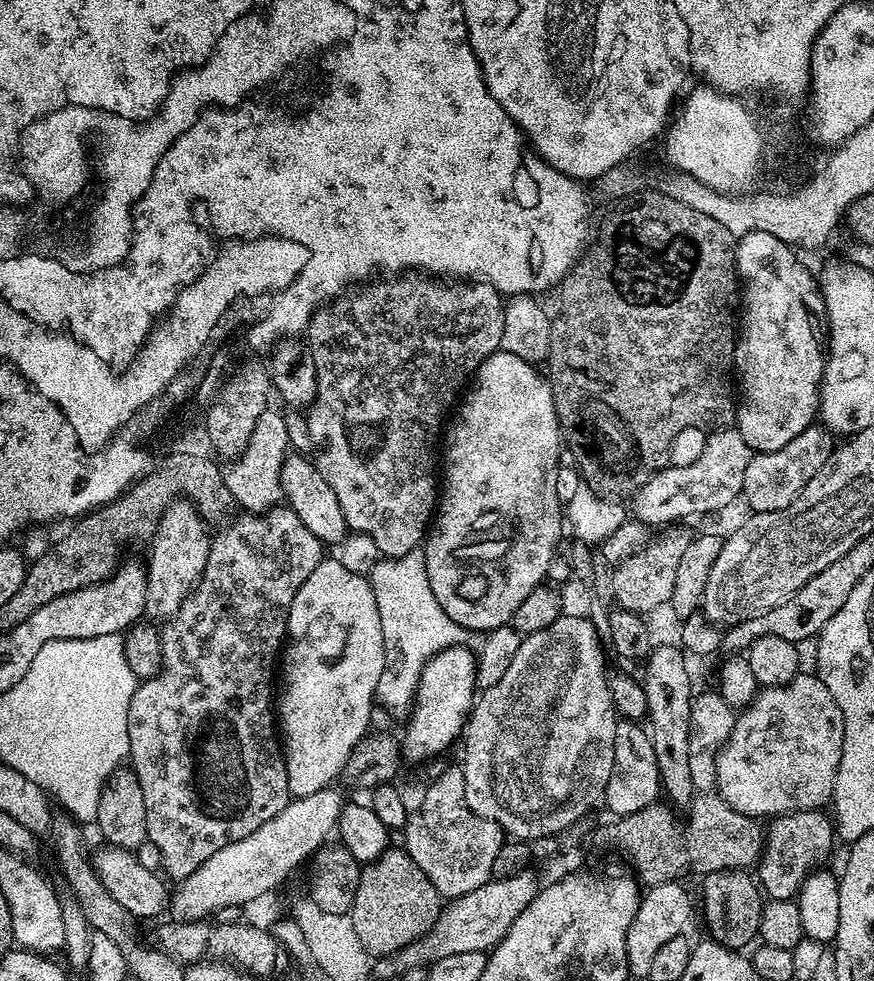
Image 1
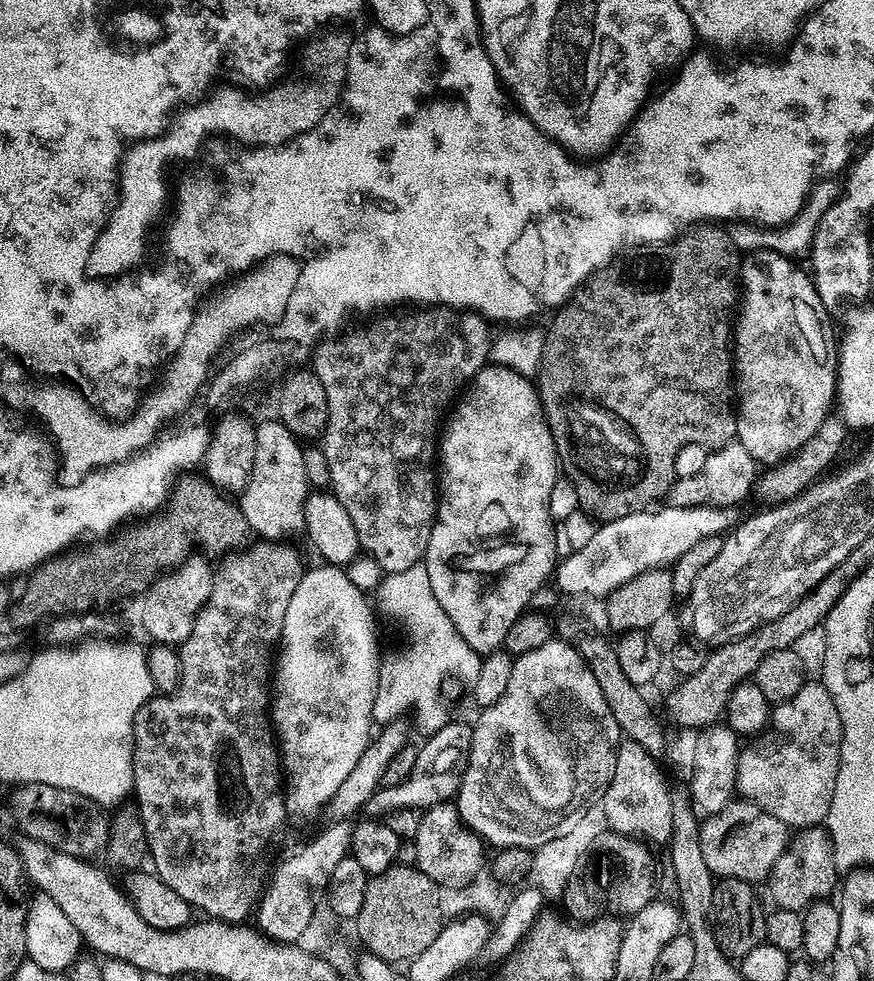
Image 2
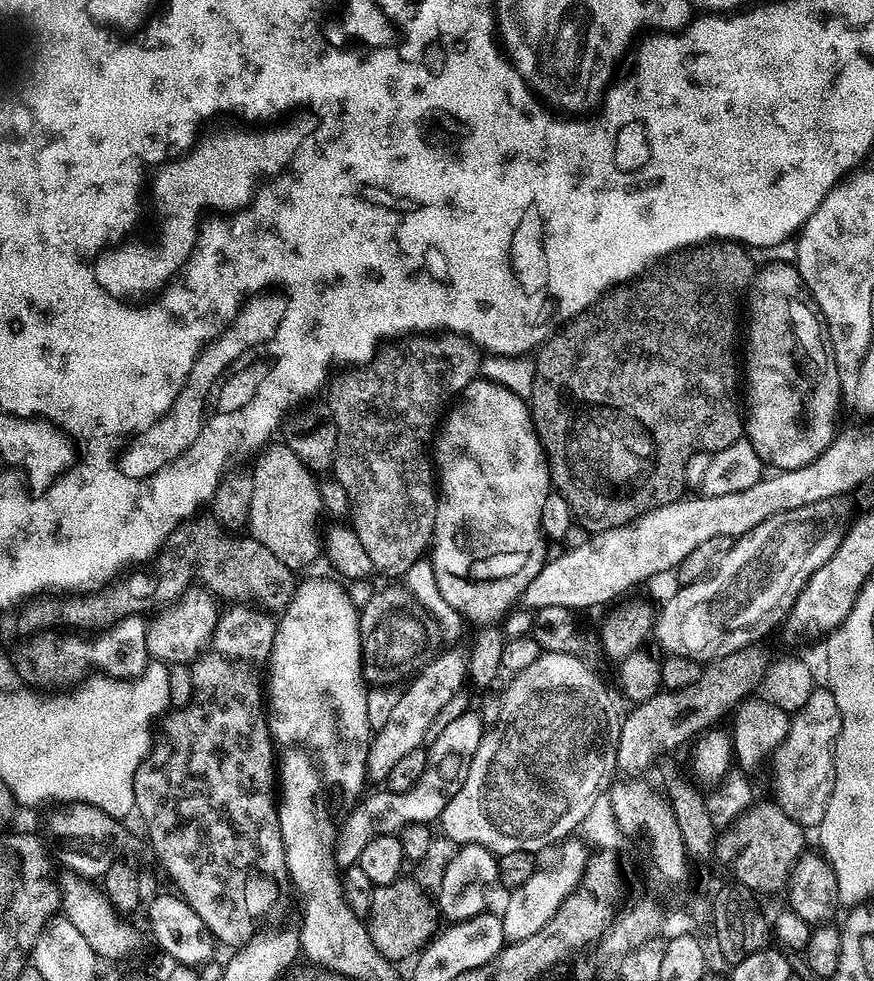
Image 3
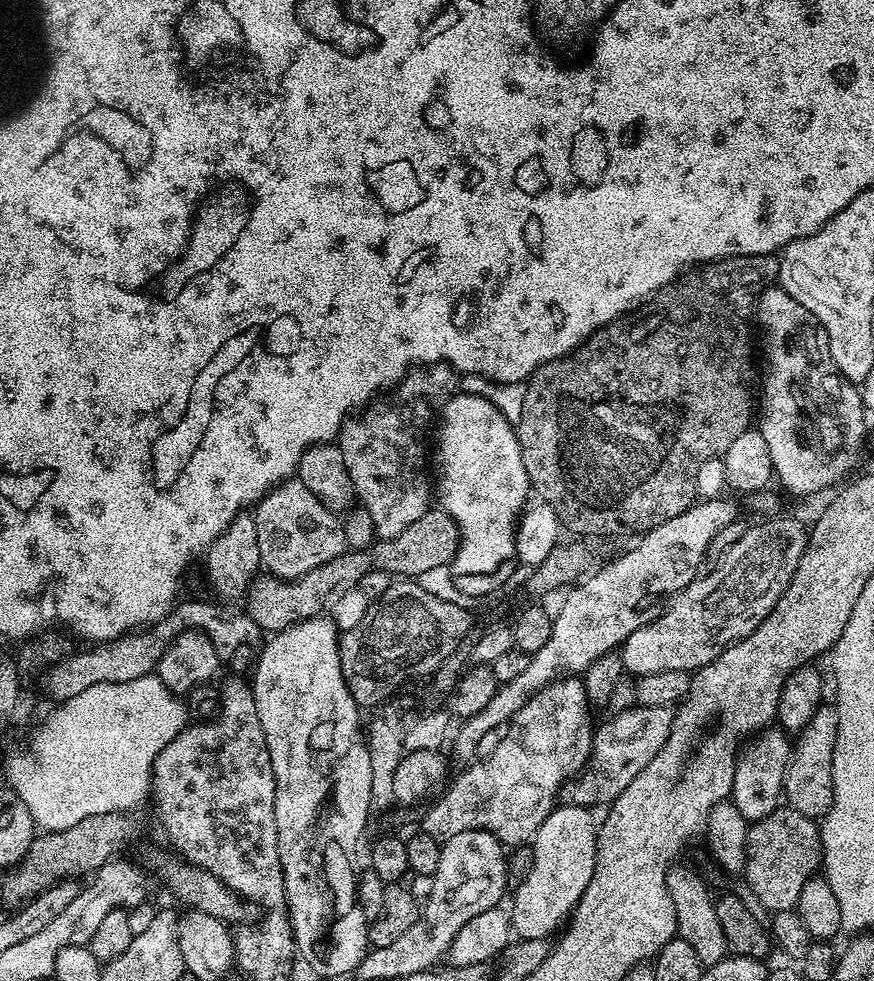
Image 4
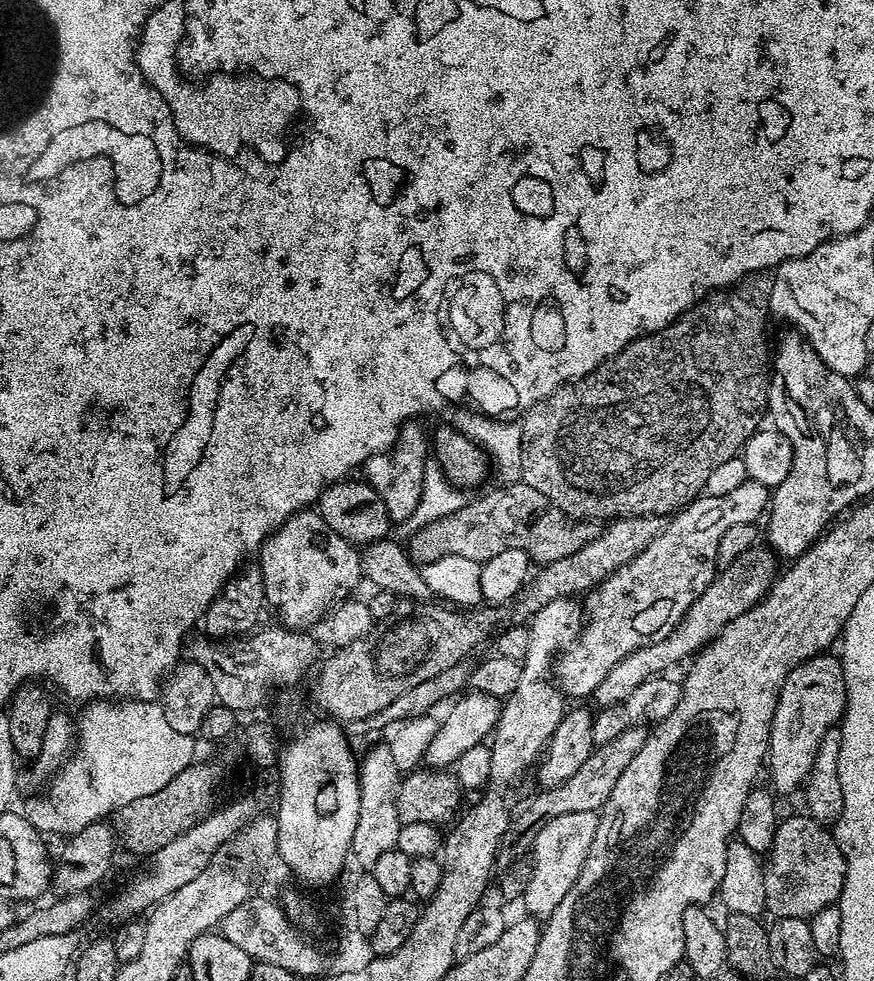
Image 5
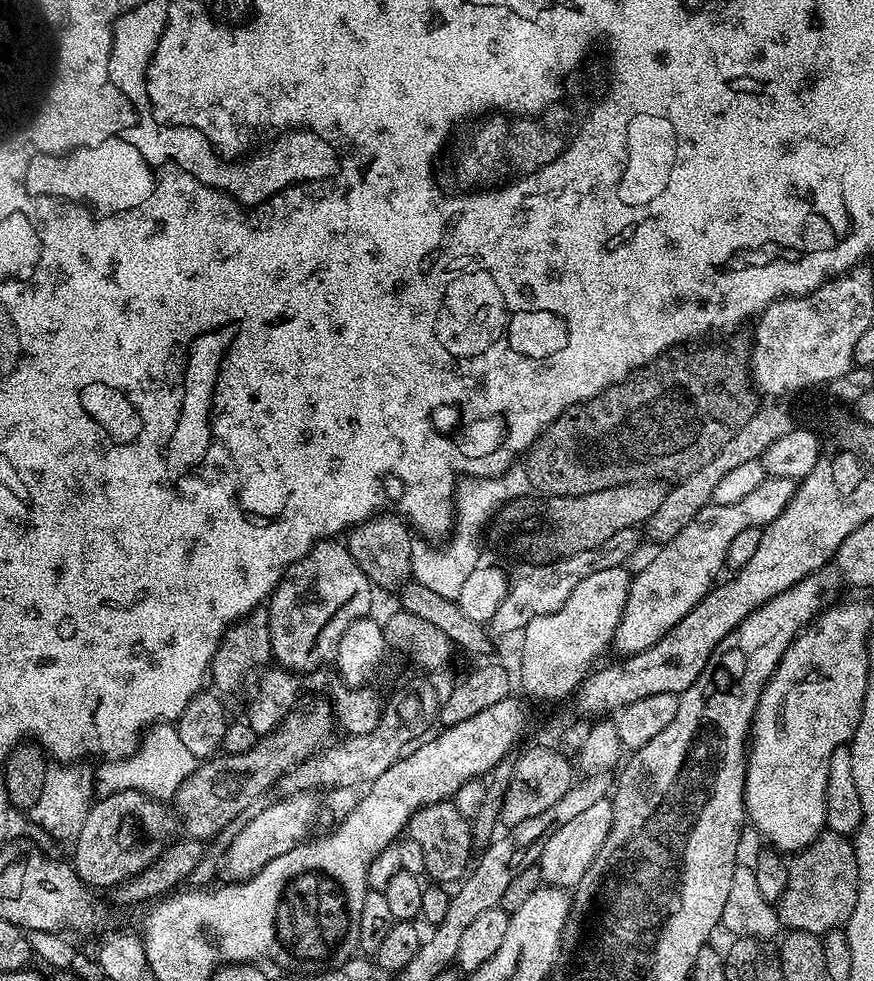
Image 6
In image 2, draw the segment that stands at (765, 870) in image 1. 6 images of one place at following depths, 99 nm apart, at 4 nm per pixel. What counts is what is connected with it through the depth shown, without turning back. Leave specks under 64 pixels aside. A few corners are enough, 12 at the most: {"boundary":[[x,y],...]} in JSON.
{"boundary":[[801,829],[766,887],[777,907],[805,911],[837,889],[833,844]]}

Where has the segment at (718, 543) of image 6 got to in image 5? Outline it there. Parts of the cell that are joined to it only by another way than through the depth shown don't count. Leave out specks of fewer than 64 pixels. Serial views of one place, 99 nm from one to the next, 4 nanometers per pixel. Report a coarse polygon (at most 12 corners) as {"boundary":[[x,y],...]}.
{"boundary":[[749,479],[701,494],[590,593],[556,657],[591,697],[664,639],[716,577],[718,541],[767,513]]}

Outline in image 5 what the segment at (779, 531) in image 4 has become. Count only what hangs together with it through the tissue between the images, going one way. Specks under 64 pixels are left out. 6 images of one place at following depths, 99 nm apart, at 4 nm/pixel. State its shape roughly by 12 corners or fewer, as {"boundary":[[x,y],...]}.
{"boundary":[[757,546],[719,569],[664,639],[626,654],[594,693],[623,704],[763,600],[778,557]]}

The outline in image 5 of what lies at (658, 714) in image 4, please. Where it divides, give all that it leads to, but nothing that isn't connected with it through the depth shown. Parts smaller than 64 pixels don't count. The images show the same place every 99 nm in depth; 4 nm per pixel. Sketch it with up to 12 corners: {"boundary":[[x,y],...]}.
{"boundary":[[630,726],[511,821],[499,859],[527,857],[548,820],[599,813],[648,741]]}

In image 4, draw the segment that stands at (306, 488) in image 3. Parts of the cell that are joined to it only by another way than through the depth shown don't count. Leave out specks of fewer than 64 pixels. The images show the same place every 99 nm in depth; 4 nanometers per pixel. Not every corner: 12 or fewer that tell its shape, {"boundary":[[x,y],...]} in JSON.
{"boundary":[[298,478],[254,515],[260,563],[296,580],[346,551],[341,517]]}

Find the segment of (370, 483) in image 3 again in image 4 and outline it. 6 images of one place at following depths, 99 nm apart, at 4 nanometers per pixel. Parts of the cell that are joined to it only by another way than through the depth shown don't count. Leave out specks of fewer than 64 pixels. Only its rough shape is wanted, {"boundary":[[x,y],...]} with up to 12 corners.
{"boundary":[[451,364],[413,367],[340,427],[359,507],[389,540],[433,503]]}

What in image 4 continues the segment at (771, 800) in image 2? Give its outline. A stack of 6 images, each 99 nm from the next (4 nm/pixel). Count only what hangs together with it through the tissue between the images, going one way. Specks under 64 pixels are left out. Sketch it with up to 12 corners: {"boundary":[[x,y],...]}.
{"boundary":[[824,702],[795,737],[787,807],[823,818],[834,802],[838,714]]}

